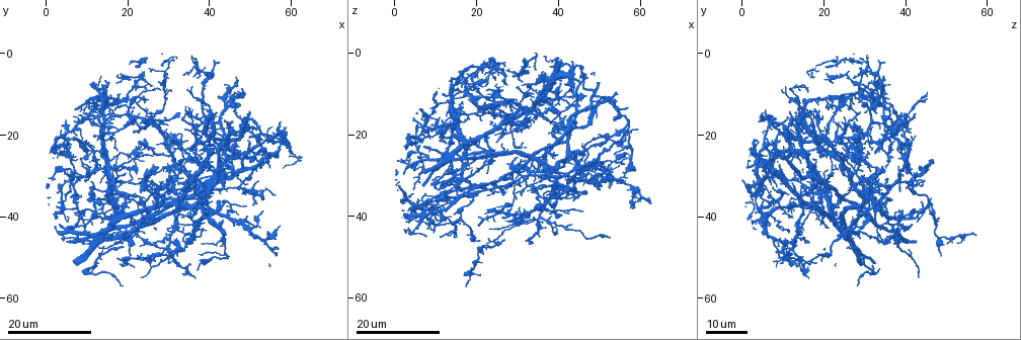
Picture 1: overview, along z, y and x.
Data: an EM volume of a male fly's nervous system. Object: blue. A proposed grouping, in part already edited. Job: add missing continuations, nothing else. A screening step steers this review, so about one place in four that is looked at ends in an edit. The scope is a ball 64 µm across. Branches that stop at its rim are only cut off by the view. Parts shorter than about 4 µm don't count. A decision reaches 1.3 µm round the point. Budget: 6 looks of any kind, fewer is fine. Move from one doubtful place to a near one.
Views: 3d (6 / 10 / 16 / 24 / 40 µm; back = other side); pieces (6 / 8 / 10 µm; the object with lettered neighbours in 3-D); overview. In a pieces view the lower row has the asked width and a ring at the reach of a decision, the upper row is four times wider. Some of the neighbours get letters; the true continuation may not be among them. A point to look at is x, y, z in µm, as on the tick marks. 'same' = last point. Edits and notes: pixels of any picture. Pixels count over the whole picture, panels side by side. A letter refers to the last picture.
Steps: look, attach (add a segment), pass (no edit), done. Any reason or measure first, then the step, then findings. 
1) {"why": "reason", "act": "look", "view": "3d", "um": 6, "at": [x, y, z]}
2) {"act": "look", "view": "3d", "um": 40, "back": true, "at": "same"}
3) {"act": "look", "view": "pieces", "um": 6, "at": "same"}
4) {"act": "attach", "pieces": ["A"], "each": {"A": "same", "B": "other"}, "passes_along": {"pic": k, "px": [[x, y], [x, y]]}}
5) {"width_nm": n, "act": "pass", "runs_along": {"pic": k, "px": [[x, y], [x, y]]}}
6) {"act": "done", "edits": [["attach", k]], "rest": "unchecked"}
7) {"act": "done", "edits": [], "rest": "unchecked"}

{"why": "an open end", "act": "look", "view": "3d", "um": 24, "at": [33.5, 25.5, 47.0]}

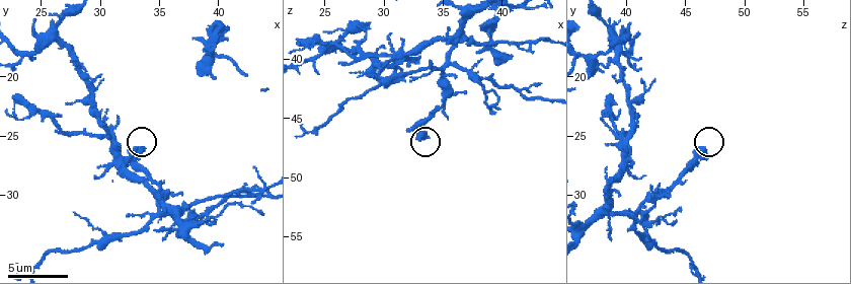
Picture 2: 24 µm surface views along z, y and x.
{"act": "look", "view": "3d", "um": 6, "at": [33.6, 26.0, 46.4]}

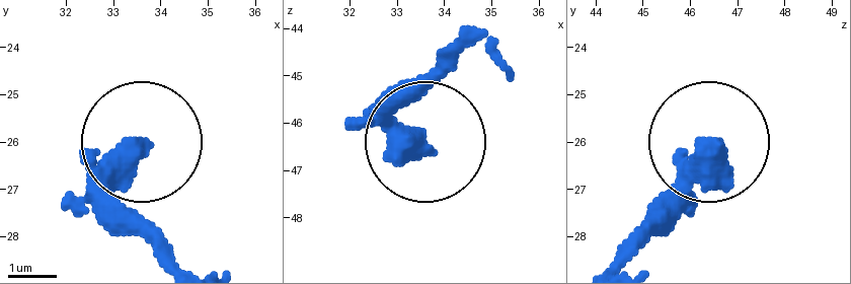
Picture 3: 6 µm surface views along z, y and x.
{"act": "look", "view": "pieces", "um": 8, "at": [33.60, 26.10, 46.45]}

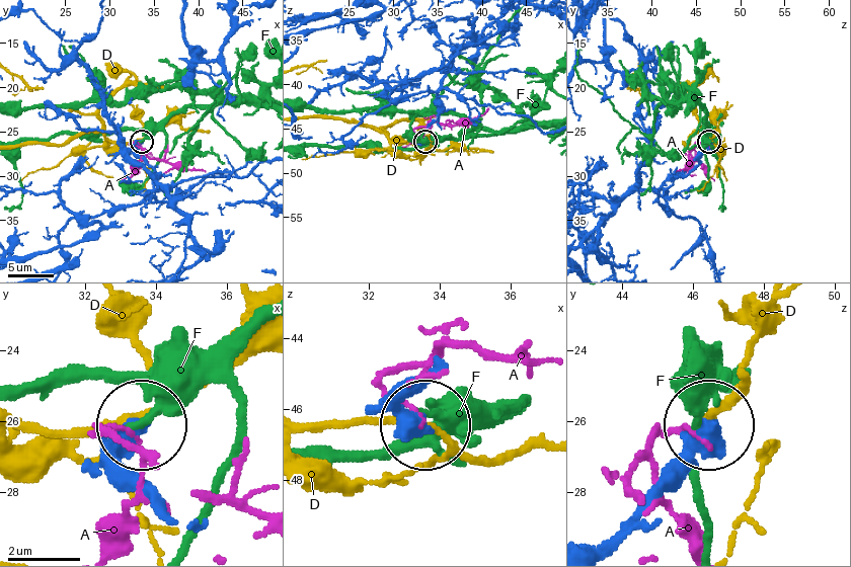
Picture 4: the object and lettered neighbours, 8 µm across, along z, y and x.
{"width_nm": 460, "act": "pass", "each": {"A": "other", "D": "other", "F": "other"}, "runs_along": {"pic": 4, "px": [[605, 548], [702, 423]]}, "found": "none of them fits"}

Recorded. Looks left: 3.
{"why": "branch stops here", "act": "look", "view": "3d", "um": 24, "at": [47.5, 12.5, 29.0]}

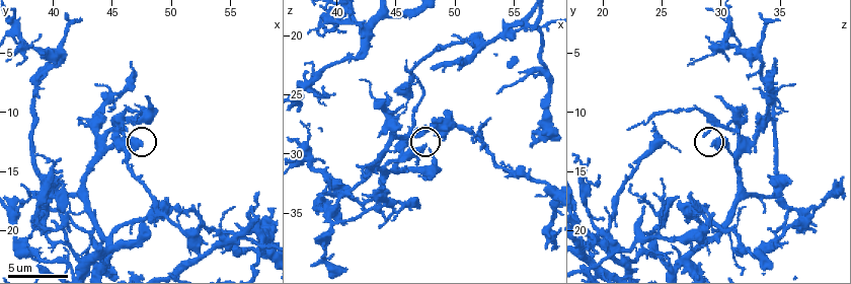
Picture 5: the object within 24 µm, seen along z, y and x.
{"why": "what lies round it", "act": "look", "view": "pieces", "um": 8, "at": [47.6, 12.6, 29.6]}

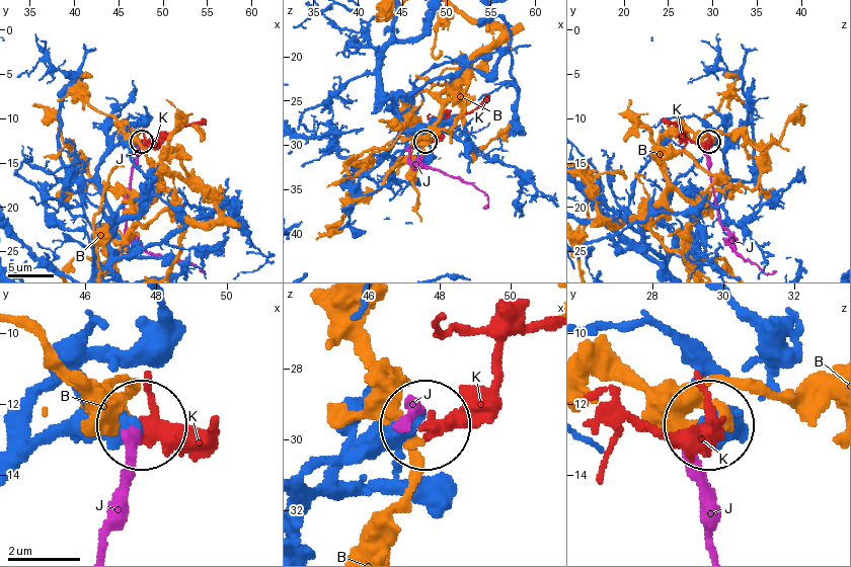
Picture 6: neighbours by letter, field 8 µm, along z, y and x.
{"act": "pass", "each": {"B": "other", "J": "other", "K": "other"}, "runs_along": {"pic": 6, "px": [[308, 474], [422, 422]]}, "found": "no lettered segment goes on from it"}

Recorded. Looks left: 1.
{"why": "tapers out", "act": "look", "view": "pieces", "um": 10, "at": [26.4, 24.6, 40.4]}

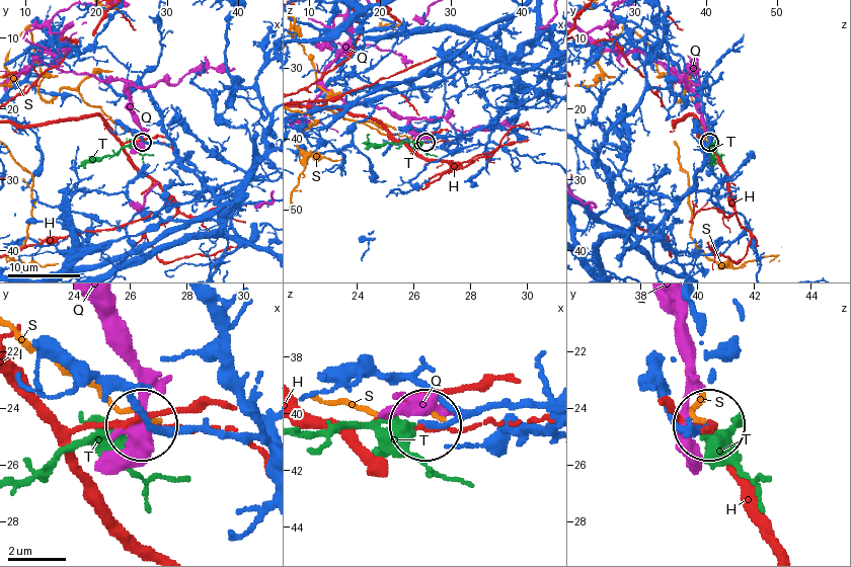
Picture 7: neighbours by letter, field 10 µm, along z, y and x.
{"act": "attach", "pieces": ["T"], "each": {"H": "other", "Q": "other", "S": "other", "T": "same"}, "found": "it goes on there"}

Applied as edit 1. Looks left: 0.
{"act": "done", "edits": [["attach", 7]], "rest": "unchecked"}

